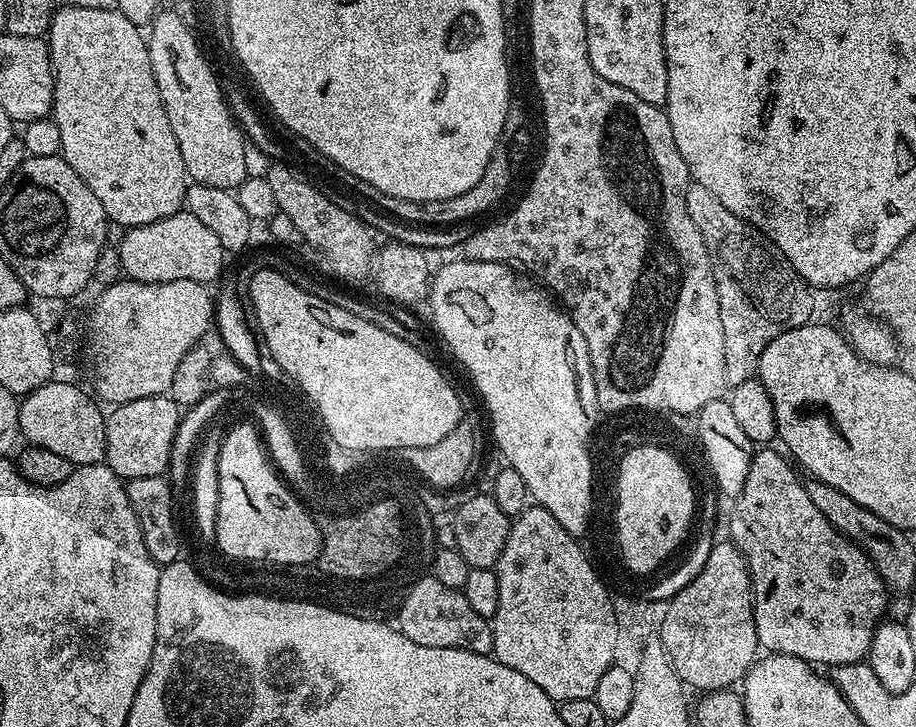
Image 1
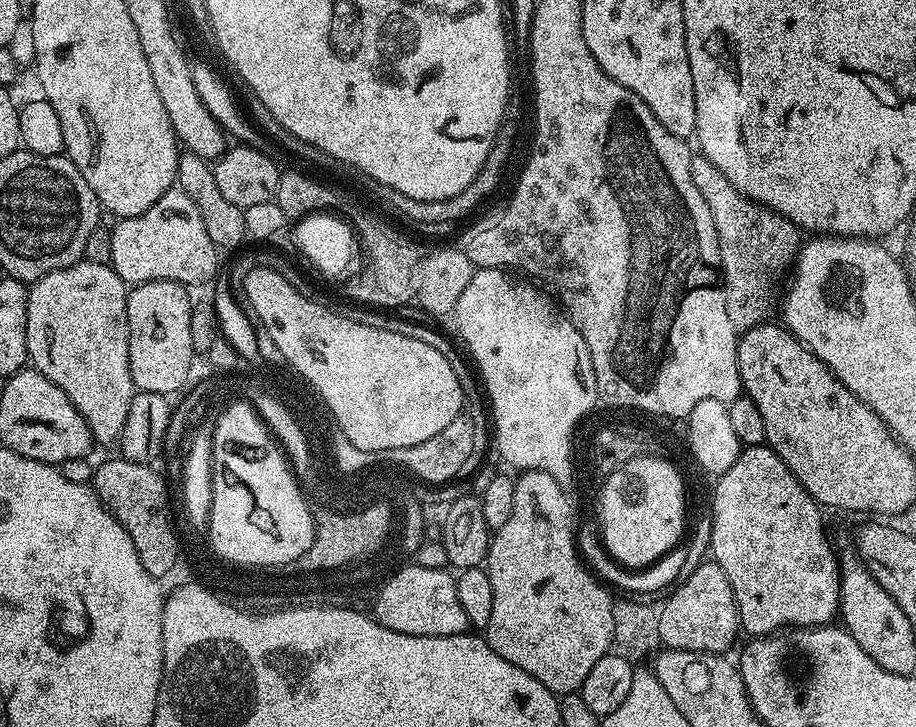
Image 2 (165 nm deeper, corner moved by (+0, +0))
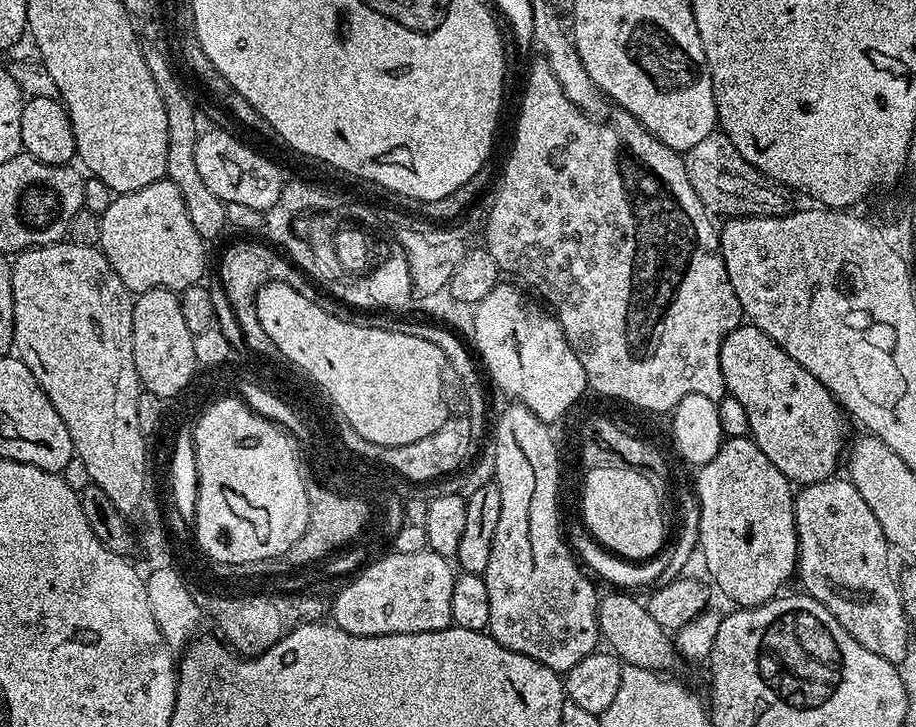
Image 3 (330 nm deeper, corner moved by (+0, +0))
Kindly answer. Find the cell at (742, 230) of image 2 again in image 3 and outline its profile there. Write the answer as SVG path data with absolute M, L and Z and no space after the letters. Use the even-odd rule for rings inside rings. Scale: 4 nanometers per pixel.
M723 130L714 131L702 138L702 142L683 153L683 157L690 186L694 186L698 198L709 213L717 217L786 216L793 211L793 189L767 179L758 169L750 166L750 162L746 162L746 158L734 150L734 142L730 142Z

